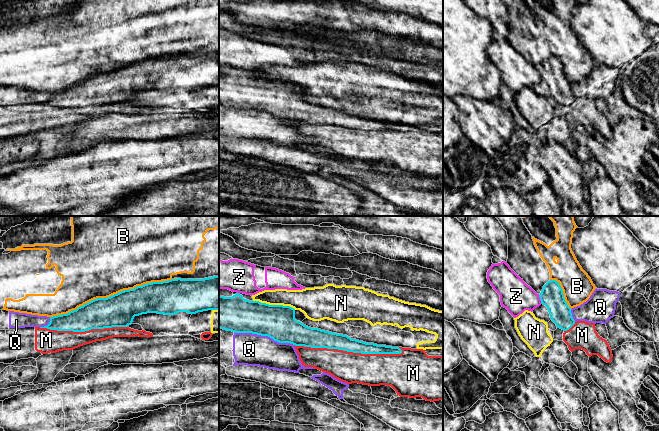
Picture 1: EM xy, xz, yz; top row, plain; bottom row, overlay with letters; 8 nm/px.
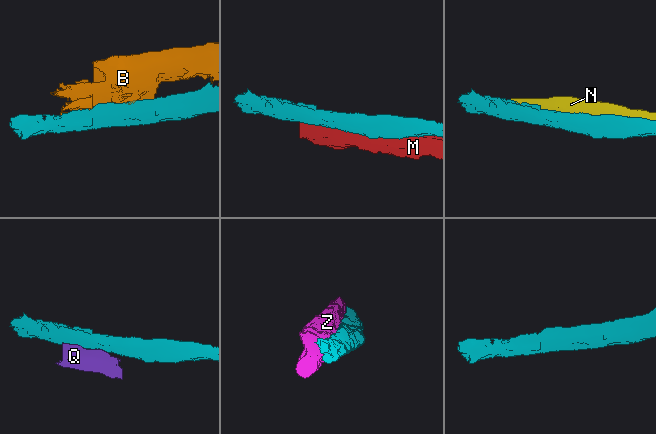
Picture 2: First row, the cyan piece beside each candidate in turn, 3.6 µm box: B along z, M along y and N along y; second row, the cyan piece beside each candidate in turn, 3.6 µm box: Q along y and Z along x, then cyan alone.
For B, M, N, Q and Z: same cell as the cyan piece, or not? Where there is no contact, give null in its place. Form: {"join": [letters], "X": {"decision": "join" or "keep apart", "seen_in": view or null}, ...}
{"join": [], "B": {"decision": "keep apart", "seen_in": "xy"}, "M": {"decision": "keep apart", "seen_in": "xz"}, "N": {"decision": "keep apart", "seen_in": "xz"}, "Q": {"decision": "keep apart", "seen_in": "xz"}, "Z": {"decision": "keep apart", "seen_in": "yz"}}

